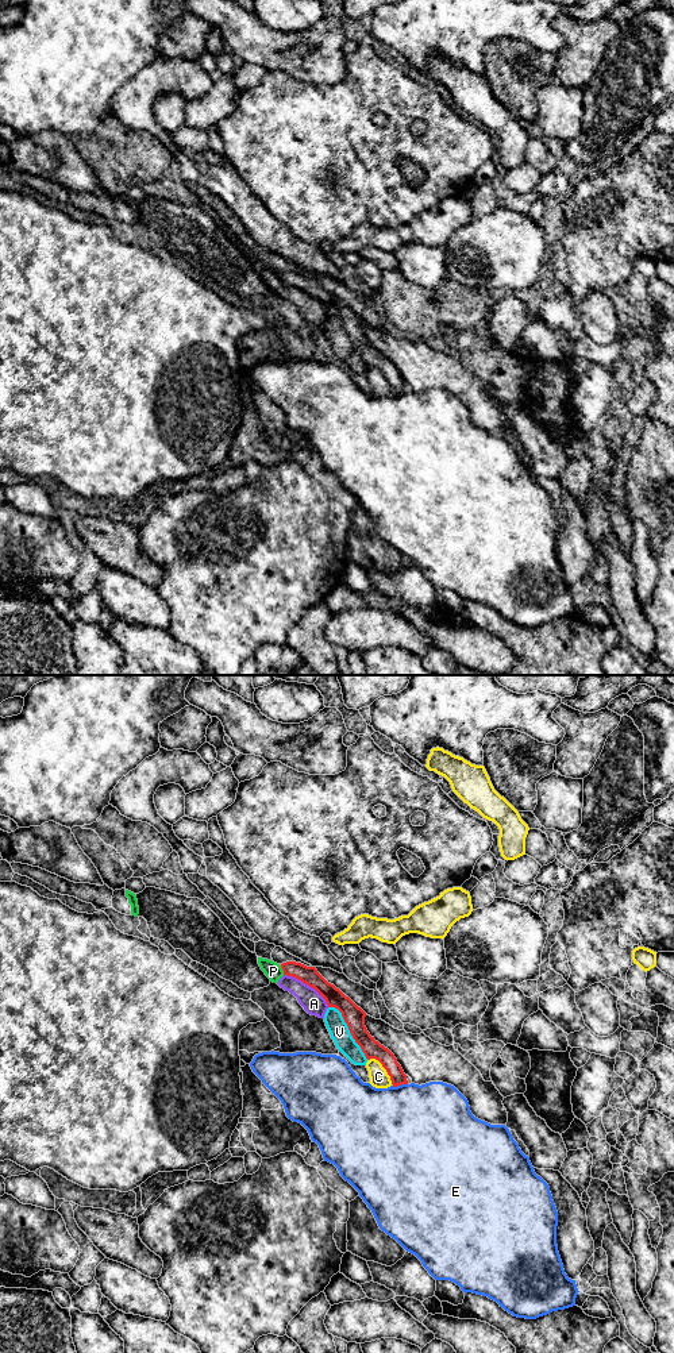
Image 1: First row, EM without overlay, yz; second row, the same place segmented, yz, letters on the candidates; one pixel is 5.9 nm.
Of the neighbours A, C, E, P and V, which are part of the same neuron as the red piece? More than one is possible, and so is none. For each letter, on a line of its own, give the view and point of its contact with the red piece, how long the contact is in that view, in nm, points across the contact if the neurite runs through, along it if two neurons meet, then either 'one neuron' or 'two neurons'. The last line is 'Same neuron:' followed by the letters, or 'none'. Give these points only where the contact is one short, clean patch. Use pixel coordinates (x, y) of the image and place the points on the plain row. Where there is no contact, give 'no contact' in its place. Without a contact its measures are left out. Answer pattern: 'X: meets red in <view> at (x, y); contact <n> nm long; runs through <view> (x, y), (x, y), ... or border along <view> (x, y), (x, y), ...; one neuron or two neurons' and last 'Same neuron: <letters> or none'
A: meets red in yz at (308, 293); contact 340 nm long; two neurons
C: meets red in yz at (382, 374); contact 220 nm long; two neurons
E: meets red in yz at (399, 393); contact 100 nm long; two neurons
P: meets red in yz at (282, 278); contact 60 nm long; border along yz (280, 274), (284, 282); two neurons
V: meets red in yz at (349, 338); contact 400 nm long; two neurons
Same neuron: none

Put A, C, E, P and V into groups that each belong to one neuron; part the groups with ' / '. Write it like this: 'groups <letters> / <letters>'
groups A P / C / E / V

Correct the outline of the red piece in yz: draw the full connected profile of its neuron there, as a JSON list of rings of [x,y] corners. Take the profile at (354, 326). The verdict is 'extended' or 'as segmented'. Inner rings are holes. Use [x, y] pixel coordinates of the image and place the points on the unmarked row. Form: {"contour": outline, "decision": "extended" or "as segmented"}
{"contour": [[[286,270],[281,273],[284,284],[293,285],[309,296],[315,297],[327,311],[328,316],[335,316],[342,321],[348,339],[361,355],[366,367],[378,369],[390,385],[393,396],[408,393],[407,383],[397,371],[394,363],[370,344],[365,335],[366,321],[358,316],[339,297],[328,292],[315,275],[307,275],[301,271]]], "decision": "as segmented"}

